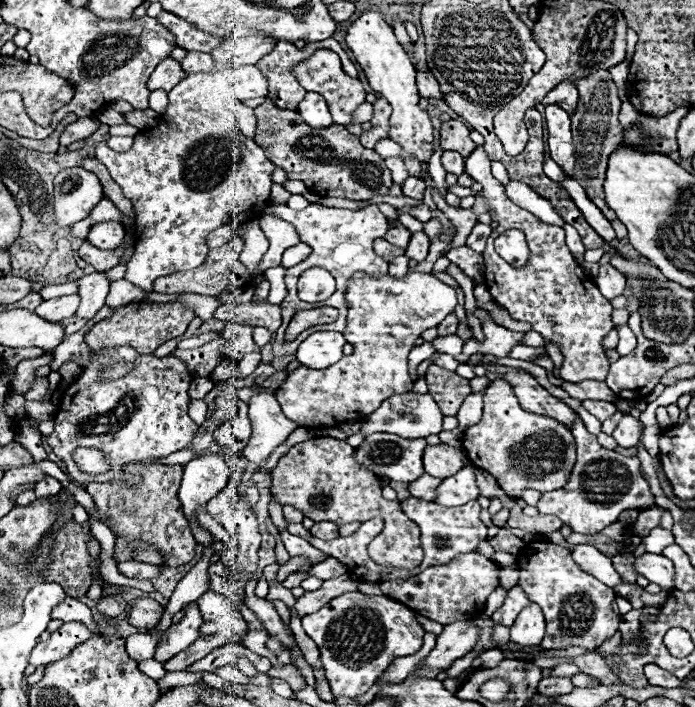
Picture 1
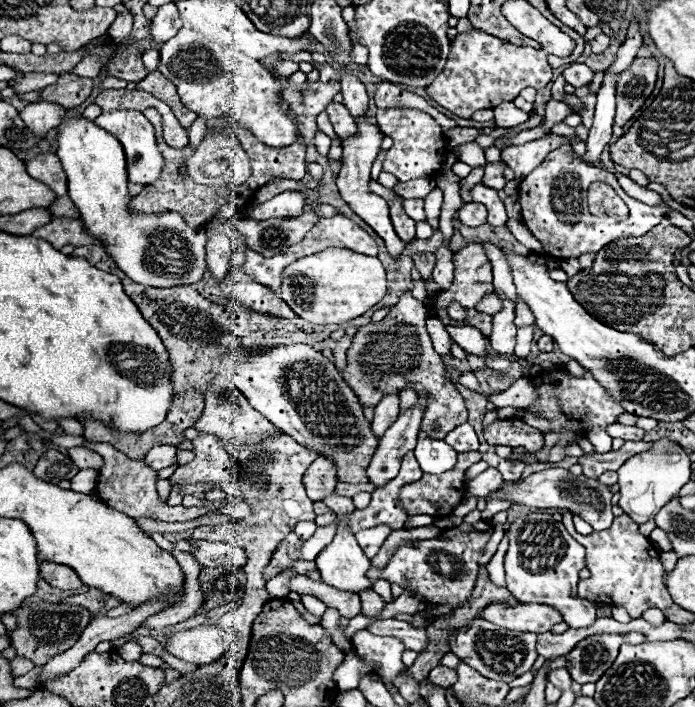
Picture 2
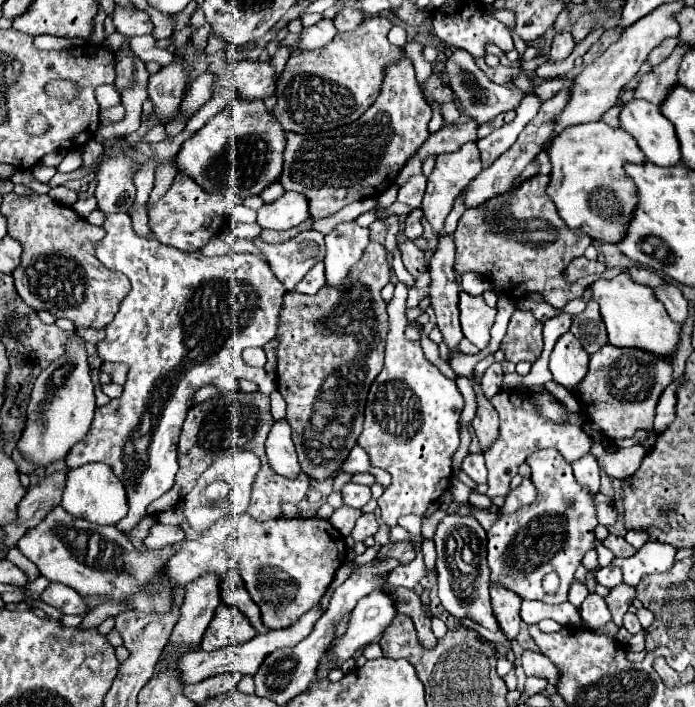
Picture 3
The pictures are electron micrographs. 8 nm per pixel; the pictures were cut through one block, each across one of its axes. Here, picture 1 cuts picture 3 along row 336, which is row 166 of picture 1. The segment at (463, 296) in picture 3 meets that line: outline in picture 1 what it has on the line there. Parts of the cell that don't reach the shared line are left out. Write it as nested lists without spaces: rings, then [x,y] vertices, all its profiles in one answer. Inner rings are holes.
[[[478,146],[466,158],[466,174],[484,186],[482,196],[488,200],[488,210],[494,212],[494,220],[498,222],[498,228],[492,230],[486,240],[486,250],[482,252],[486,260],[486,286],[492,298],[502,308],[506,308],[514,320],[532,324],[532,330],[542,334],[544,340],[556,342],[560,346],[564,354],[564,364],[560,368],[562,380],[604,382],[610,370],[610,362],[604,354],[602,340],[614,328],[610,320],[612,306],[600,294],[594,280],[588,278],[588,274],[584,274],[584,270],[572,258],[564,240],[564,230],[560,226],[544,224],[534,214],[506,198],[504,186],[490,172],[490,160],[486,160],[482,146]],[[512,228],[526,234],[526,242],[530,246],[530,264],[526,268],[508,266],[508,262],[504,262],[494,250],[494,238]]]

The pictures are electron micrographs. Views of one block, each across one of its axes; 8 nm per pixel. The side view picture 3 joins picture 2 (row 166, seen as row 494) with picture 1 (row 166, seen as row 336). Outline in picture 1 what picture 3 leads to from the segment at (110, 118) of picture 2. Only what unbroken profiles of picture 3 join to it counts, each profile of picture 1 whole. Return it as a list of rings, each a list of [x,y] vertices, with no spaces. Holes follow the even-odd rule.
[[[188,74],[168,92],[168,98],[172,98],[172,104],[166,114],[160,116],[158,126],[142,130],[128,152],[114,152],[106,142],[100,142],[96,148],[96,160],[108,168],[112,180],[134,204],[136,244],[134,256],[126,264],[124,280],[144,292],[152,292],[152,284],[160,276],[198,268],[208,252],[206,240],[216,228],[238,226],[240,222],[258,218],[268,204],[270,174],[274,170],[274,164],[266,160],[264,150],[254,140],[250,140],[250,148],[246,148],[234,118],[226,118],[226,114],[222,116],[220,112],[200,112],[200,74]]]

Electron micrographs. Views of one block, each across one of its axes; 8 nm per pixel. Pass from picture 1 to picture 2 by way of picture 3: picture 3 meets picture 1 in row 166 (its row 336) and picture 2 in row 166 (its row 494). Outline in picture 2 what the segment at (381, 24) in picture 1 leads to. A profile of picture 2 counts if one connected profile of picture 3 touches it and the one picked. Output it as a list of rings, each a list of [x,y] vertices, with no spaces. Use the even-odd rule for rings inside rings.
[[[386,108],[378,110],[376,122],[384,136],[394,140],[392,148],[386,152],[382,162],[382,170],[390,172],[398,178],[398,182],[406,182],[412,178],[434,178],[444,162],[446,156],[446,142],[440,124],[426,112],[414,108]]]

